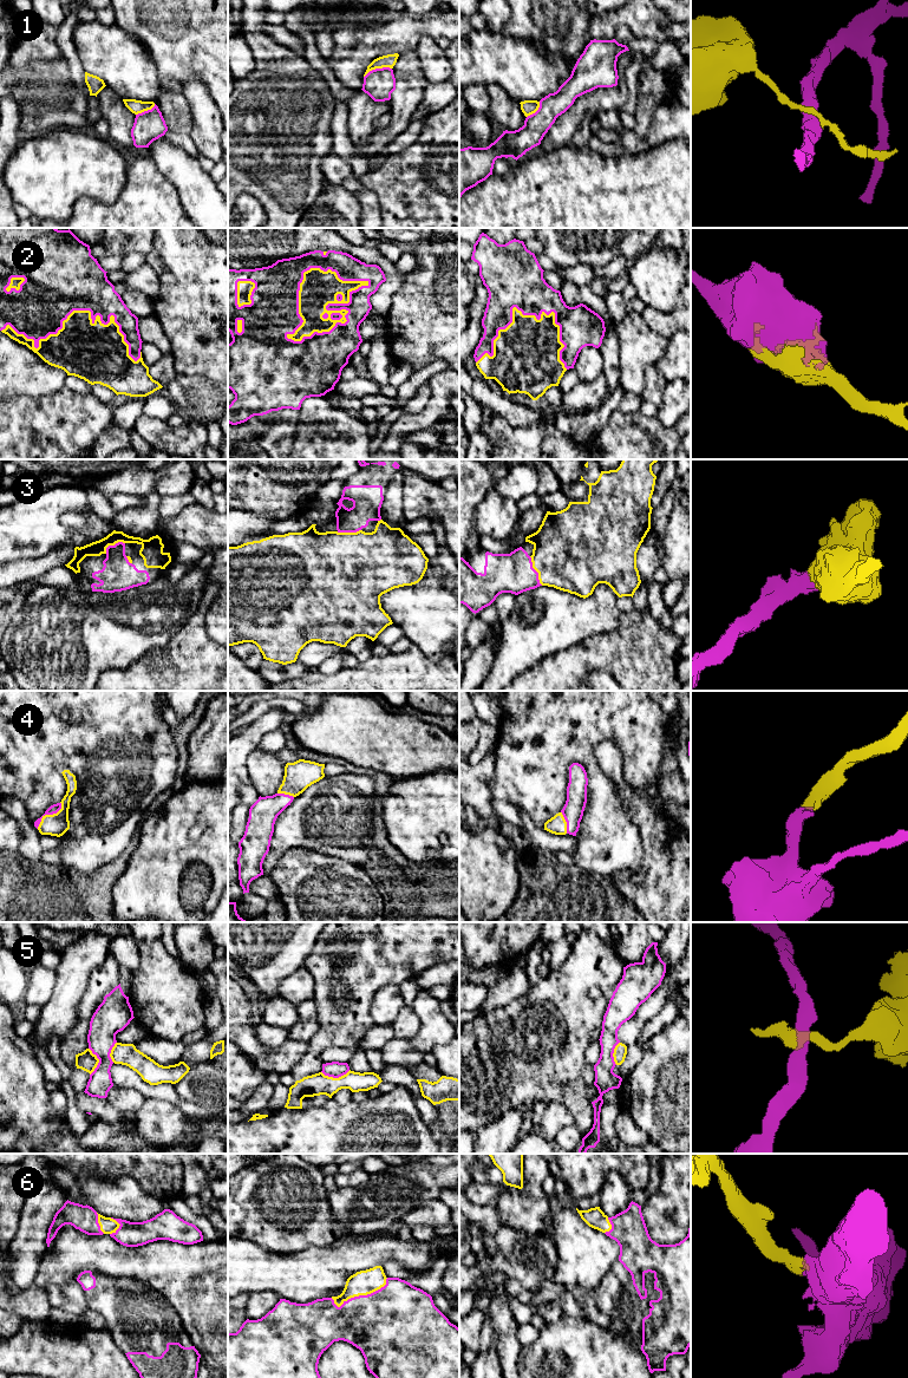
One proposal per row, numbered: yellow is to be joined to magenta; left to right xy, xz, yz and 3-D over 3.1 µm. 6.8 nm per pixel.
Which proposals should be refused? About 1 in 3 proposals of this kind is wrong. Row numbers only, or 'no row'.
1, 5

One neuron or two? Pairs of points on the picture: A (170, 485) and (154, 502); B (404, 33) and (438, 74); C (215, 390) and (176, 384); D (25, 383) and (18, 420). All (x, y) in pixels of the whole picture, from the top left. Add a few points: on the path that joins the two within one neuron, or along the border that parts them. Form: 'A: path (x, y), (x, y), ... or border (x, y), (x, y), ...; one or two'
A: border (159, 496), (149, 494), (144, 498); two
B: border (436, 39), (423, 37), (415, 50); two
C: path (206, 390), (185, 390); one
D: border (51, 394), (41, 397), (14, 396), (12, 398); two

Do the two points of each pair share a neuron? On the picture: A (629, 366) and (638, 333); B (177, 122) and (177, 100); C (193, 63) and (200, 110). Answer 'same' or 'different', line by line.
A: same
B: same
C: different

